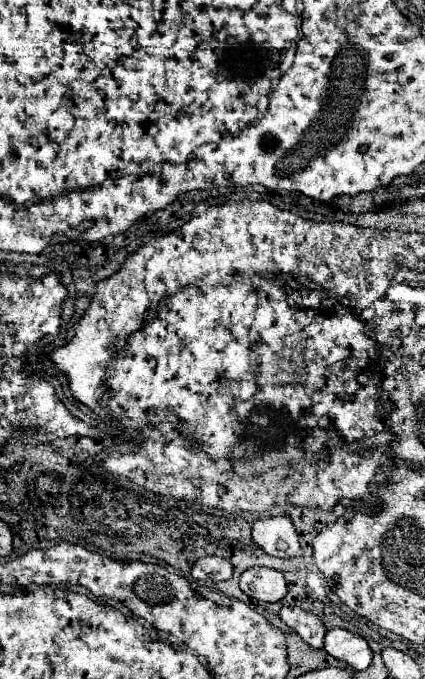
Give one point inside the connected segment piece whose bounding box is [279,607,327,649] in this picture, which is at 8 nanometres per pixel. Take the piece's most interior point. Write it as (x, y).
(308, 626)

